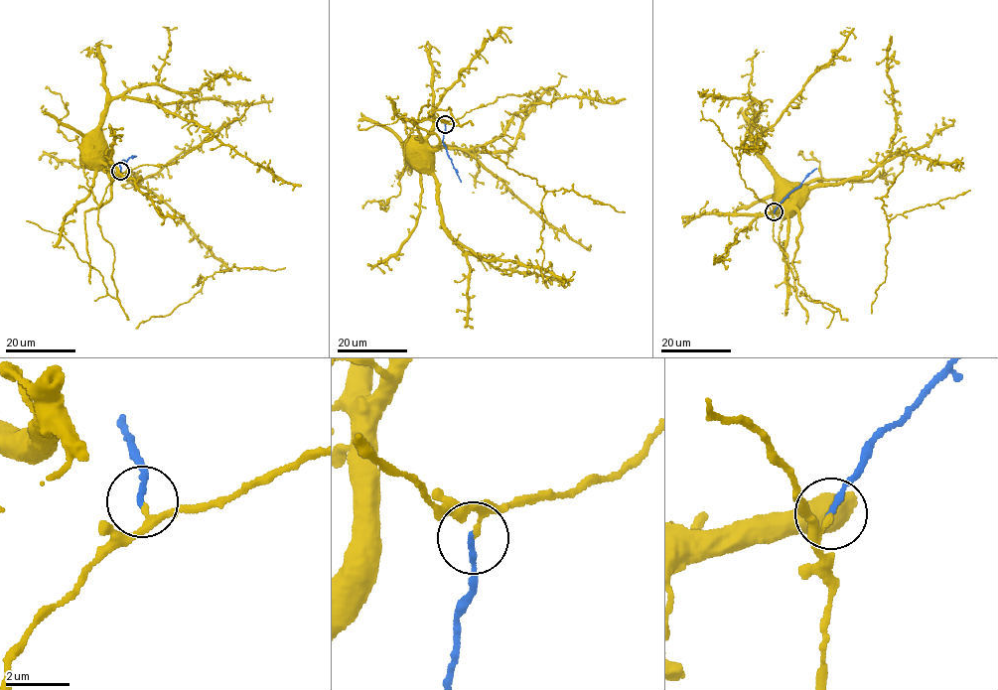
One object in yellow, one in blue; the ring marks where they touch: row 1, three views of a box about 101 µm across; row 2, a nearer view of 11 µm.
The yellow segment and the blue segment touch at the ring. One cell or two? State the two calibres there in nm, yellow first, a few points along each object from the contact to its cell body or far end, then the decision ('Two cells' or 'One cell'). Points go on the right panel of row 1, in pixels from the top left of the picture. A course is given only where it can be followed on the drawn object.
Thickness 150 nm (yellow) against 180 nm. Course of yellow: (774, 211), (773, 238), (784, 252), (779, 233), (781, 220), (784, 217), (776, 201), (780, 198). Course of blue: (774, 211), (778, 205), (816, 168). Two cells

